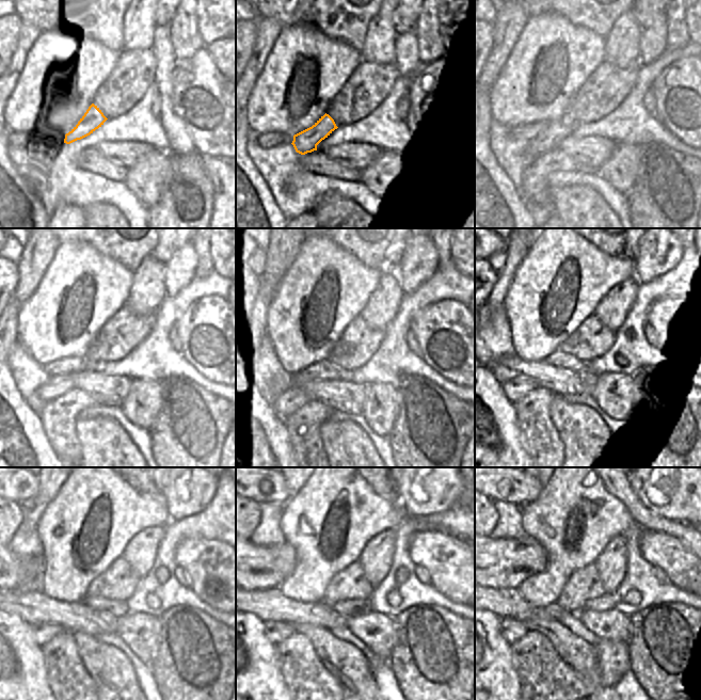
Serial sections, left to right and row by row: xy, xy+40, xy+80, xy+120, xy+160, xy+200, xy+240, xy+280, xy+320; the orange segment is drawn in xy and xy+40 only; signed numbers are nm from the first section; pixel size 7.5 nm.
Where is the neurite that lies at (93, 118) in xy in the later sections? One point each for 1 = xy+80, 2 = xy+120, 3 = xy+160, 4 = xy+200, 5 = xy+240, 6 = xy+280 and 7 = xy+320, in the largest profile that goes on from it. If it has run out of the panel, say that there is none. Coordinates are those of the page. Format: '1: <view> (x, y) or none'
1: xy+80 (548, 139)
2: xy+120 (54, 386)
3: xy+160 (286, 402)
4: xy+200 (515, 388)
5: xy+240 (42, 632)
6: xy+280 (275, 632)
7: xy+320 (512, 630)

